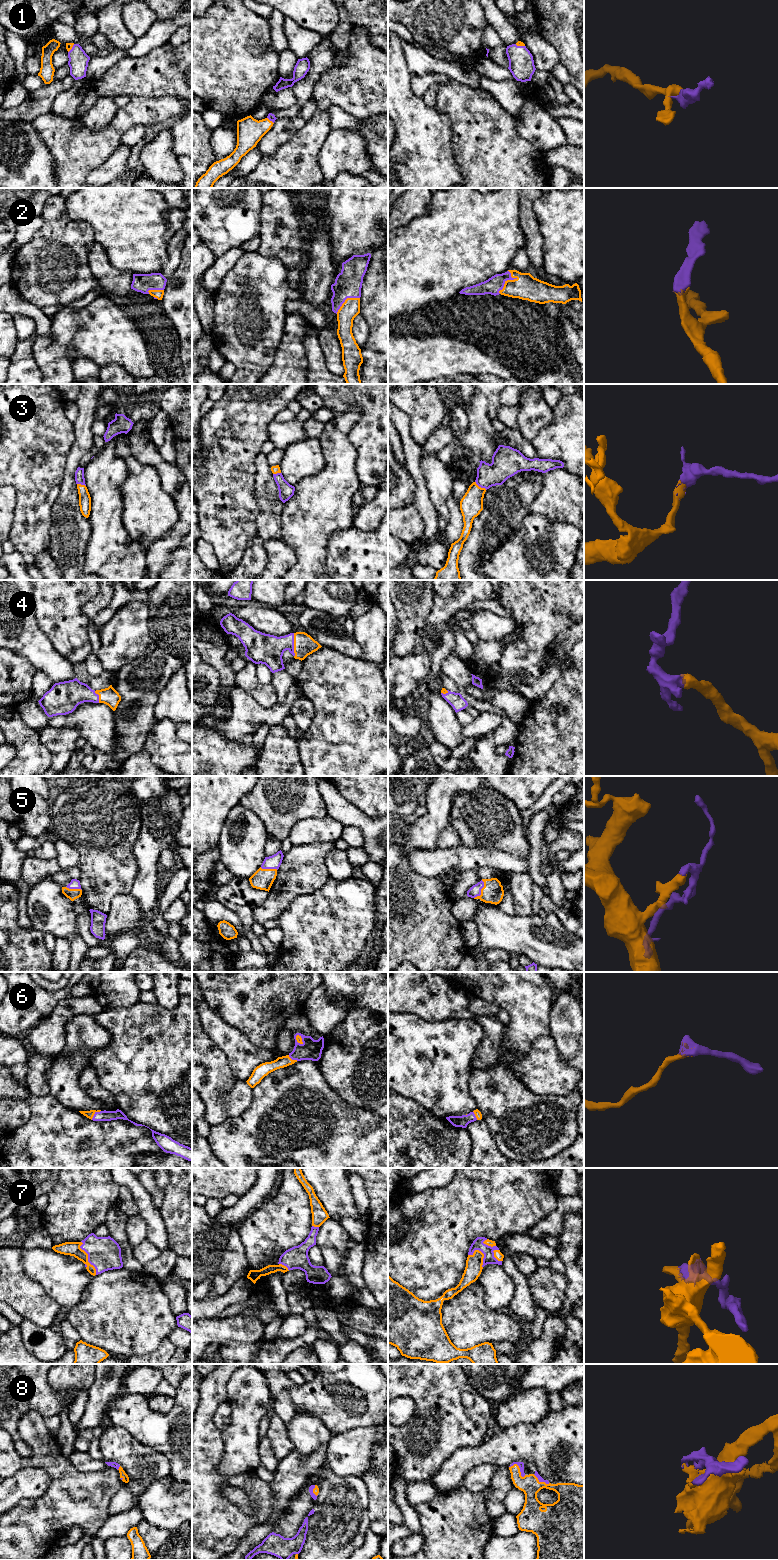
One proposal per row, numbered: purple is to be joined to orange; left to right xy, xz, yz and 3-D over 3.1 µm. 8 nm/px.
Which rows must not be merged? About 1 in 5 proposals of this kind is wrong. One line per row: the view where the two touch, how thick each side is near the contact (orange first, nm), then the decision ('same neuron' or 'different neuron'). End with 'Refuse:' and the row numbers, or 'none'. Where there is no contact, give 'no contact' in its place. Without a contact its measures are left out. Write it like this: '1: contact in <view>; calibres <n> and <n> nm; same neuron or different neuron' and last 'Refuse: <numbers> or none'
1: contact in yz; calibres 50 and 200 nm; same neuron
2: contact in yz; calibres 200 and 140 nm; same neuron
3: contact in yz; calibres 180 and 200 nm; same neuron
4: contact in xz; calibres 170 and 240 nm; same neuron
5: contact in yz; calibres 170 and 90 nm; same neuron
6: contact in xy; calibres 60 and 80 nm; same neuron
7: contact in xy; calibres 110 and 280 nm; same neuron
8: contact in yz; calibres 160 and 50 nm; same neuron
Refuse: none

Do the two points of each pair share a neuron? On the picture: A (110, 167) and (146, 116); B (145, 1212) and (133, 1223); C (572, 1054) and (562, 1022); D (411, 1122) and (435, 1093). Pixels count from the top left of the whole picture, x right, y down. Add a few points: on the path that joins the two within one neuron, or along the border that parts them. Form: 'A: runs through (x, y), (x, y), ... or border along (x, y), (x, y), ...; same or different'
A: border along (120, 143), (105, 161); different
B: border along (138, 1214), (146, 1224), (146, 1238); different
C: runs through (572, 1046), (572, 1032), (570, 1030); same
D: border along (403, 1096), (413, 1099), (434, 1115), (445, 1118); different

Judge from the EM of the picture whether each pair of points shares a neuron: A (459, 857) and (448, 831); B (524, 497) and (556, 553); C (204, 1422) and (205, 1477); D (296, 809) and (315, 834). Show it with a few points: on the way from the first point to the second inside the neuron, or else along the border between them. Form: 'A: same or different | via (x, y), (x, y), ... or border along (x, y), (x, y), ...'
A: different | border along (460, 842), (453, 847), (436, 848)
B: different | border along (529, 511), (515, 531)
C: same | via (203, 1436), (205, 1463)
D: different | border along (326, 815), (299, 820), (288, 836)

